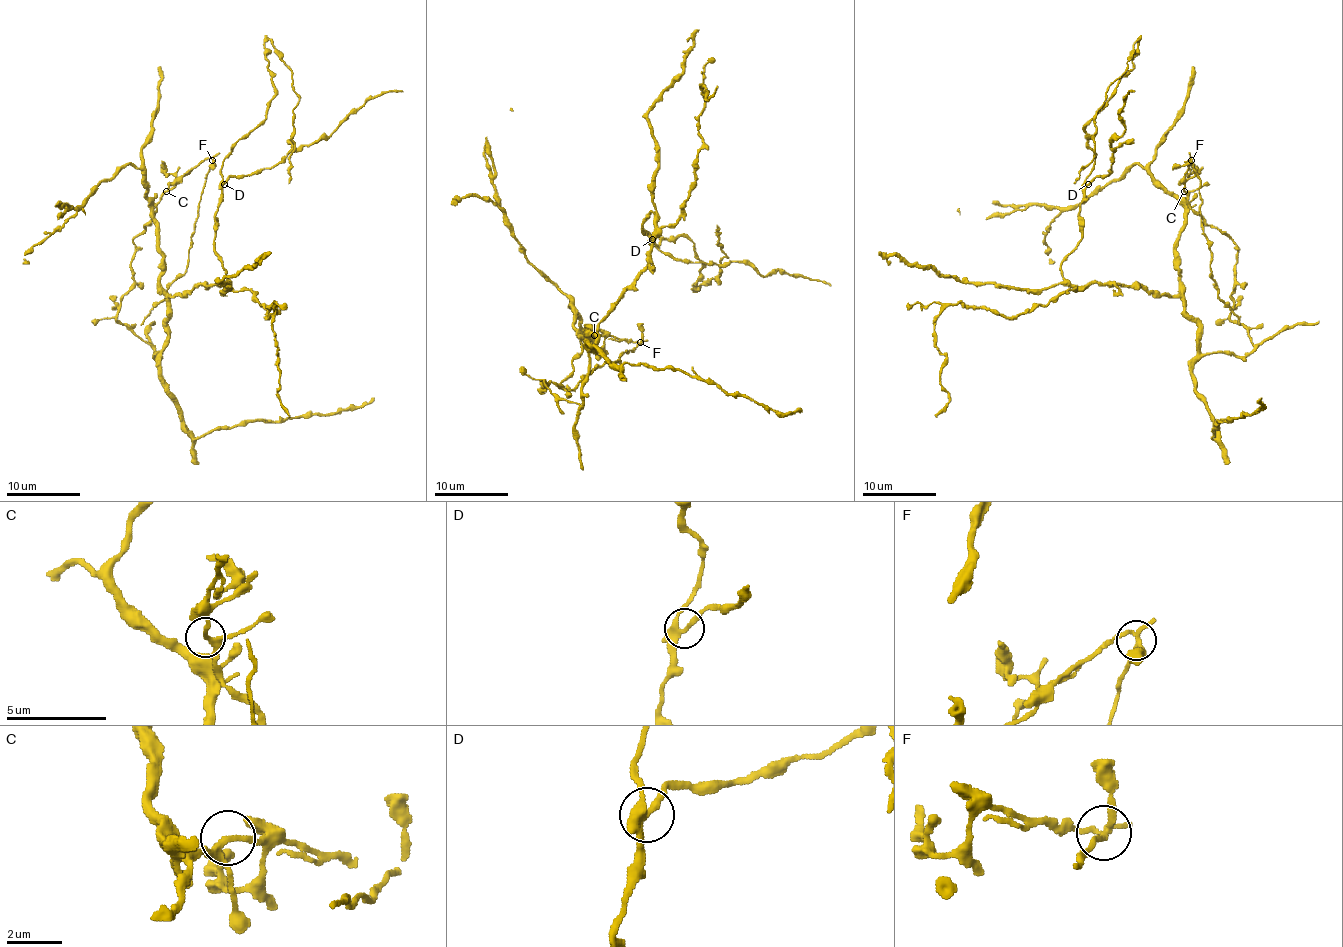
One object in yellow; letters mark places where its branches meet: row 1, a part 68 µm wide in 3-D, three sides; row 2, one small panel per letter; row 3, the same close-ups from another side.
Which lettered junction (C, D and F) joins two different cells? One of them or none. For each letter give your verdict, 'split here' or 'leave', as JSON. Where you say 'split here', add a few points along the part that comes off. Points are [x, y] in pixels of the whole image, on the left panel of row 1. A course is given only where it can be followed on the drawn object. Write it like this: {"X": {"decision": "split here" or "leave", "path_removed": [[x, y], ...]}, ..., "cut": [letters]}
{"C": {"decision": "leave"}, "D": {"decision": "leave"}, "F": {"decision": "split here", "path_removed": [[213, 160], [205, 180], [187, 270], [170, 285], [166, 296], [150, 311], [141, 325]]}, "cut": ["F"]}

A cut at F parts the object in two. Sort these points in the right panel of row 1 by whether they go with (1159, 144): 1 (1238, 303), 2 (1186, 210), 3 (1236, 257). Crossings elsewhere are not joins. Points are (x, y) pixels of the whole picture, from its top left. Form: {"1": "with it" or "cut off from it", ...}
{"1": "with it", "2": "with it", "3": "with it"}

